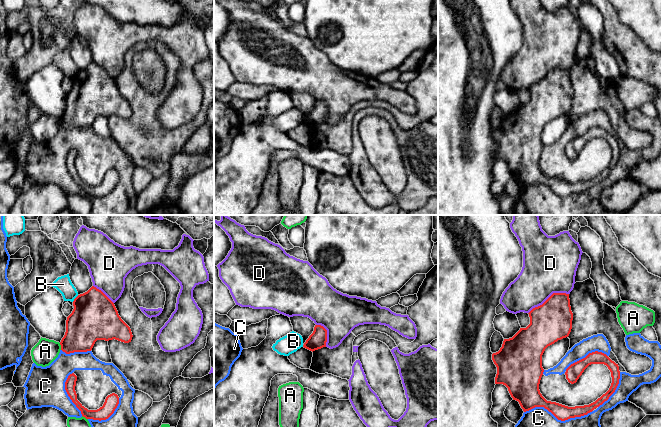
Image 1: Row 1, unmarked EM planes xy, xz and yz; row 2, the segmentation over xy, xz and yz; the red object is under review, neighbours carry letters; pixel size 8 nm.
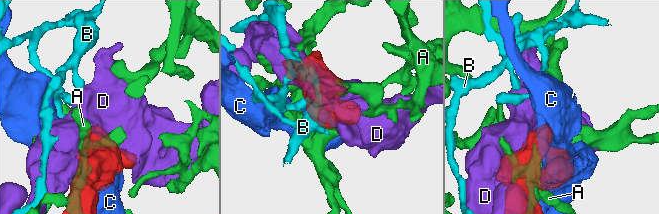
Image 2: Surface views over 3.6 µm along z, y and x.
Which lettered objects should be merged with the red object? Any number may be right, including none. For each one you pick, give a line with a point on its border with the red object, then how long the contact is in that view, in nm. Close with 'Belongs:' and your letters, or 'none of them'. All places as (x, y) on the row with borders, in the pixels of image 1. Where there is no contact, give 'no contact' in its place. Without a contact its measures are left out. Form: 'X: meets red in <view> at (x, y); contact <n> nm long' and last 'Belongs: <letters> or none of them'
Belongs: none of them

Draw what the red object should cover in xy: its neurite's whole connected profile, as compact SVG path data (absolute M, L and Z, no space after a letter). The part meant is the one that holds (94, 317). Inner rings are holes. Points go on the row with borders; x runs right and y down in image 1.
M92 286L74 299L73 306L60 342L61 350L66 354L91 351L97 340L131 342L130 327L101 290Z

